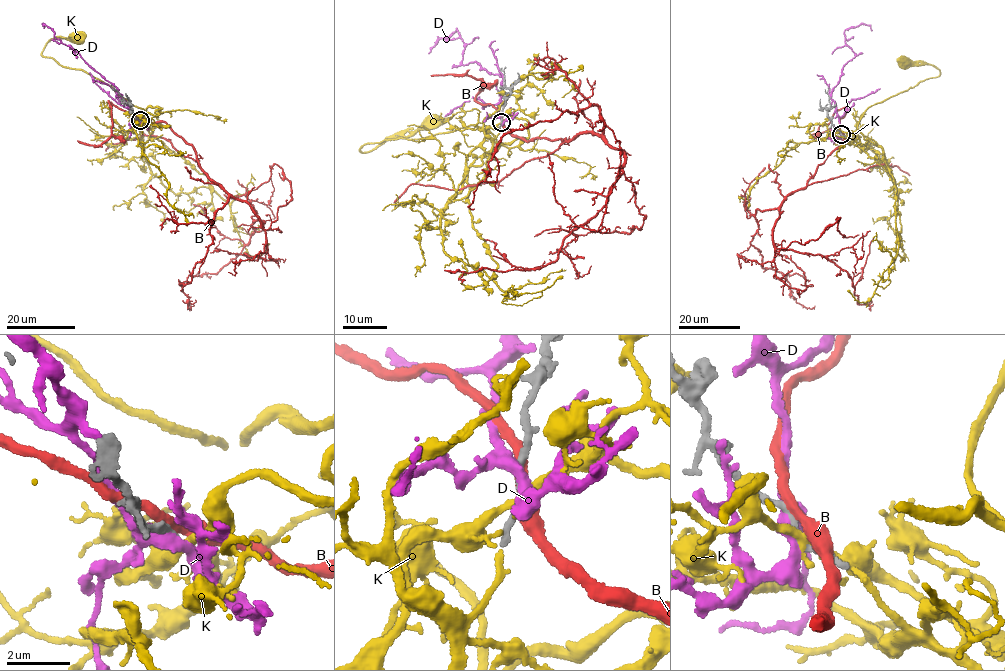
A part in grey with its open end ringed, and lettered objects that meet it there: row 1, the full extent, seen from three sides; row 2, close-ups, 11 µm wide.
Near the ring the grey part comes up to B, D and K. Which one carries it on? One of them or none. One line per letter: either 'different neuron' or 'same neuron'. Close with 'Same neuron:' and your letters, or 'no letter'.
B: different neuron
D: different neuron
K: same neuron
Same neuron: K

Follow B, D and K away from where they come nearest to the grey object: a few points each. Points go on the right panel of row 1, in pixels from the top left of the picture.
B: (840, 131), (841, 146), (783, 200), (772, 236), (778, 248), (833, 262), (848, 273), (859, 303), (870, 301)
D: (841, 133), (836, 108), (831, 96), (844, 65), (854, 56), (847, 46), (844, 31), (863, 24), (872, 30)
K: (841, 134), (837, 128), (833, 131), (862, 133), (857, 125), (872, 105), (940, 71), (922, 62), (903, 62)

